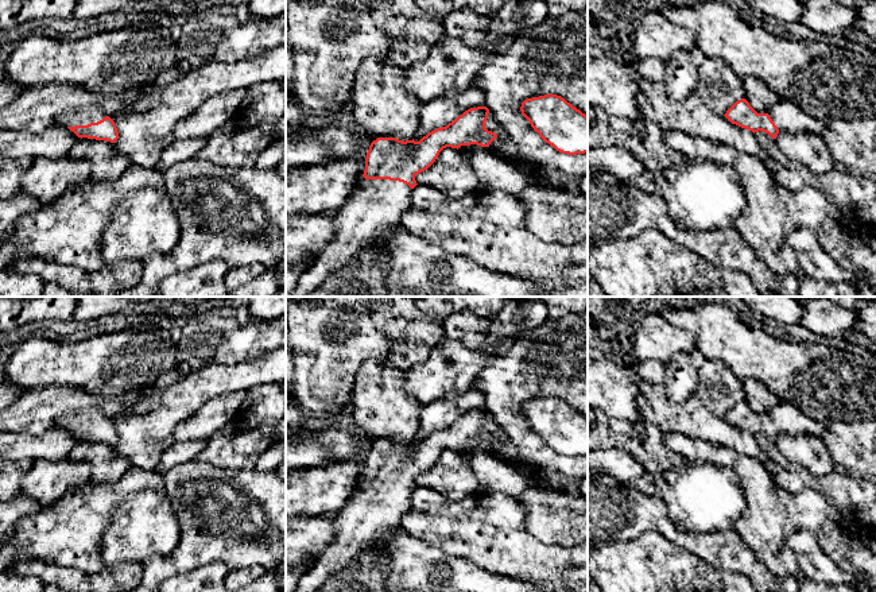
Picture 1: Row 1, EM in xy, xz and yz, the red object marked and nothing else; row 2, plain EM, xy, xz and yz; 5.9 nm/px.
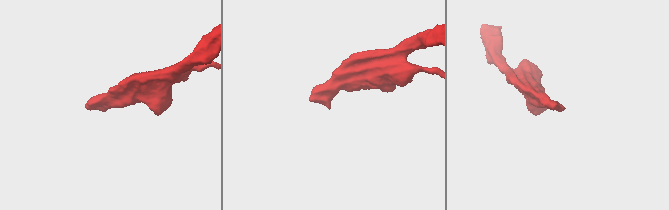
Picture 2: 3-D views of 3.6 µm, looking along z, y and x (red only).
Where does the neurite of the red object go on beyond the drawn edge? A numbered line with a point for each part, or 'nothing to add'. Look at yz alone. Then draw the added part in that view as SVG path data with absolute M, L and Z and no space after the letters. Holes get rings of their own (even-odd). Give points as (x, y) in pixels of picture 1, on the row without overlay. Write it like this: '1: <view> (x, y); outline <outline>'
1: yz (787, 418); outline M779 402L768 417L779 434L822 437L826 432L826 423L807 417L799 406L787 402Z

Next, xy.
1: xy (90, 416); outline M98 407L81 409L77 413L69 414L58 421L58 426L66 429L88 427L90 425L97 425L106 419L106 415Z

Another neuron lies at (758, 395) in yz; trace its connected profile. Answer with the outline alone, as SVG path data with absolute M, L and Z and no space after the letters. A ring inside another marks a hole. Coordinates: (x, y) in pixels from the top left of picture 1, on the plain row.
M743 379L745 402L757 415L770 415L771 410L780 402L779 398L761 382Z

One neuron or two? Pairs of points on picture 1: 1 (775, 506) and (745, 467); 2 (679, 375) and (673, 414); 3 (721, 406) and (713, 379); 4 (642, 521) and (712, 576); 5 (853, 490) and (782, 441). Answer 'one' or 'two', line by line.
1: one
2: two
3: one
4: two
5: two

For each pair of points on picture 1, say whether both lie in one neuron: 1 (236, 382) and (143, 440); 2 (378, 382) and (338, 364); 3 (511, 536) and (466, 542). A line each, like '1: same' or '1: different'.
1: same
2: different
3: same

